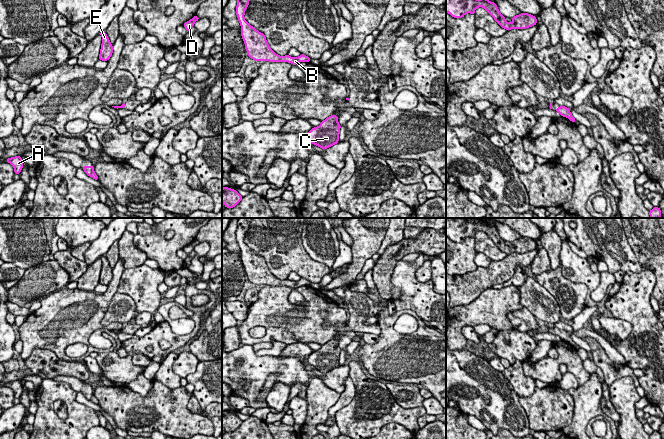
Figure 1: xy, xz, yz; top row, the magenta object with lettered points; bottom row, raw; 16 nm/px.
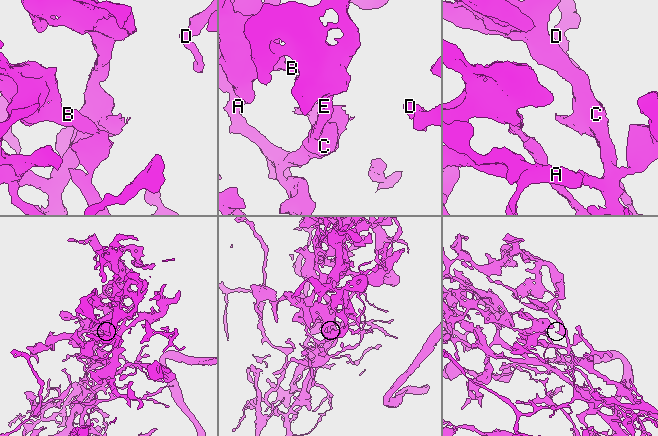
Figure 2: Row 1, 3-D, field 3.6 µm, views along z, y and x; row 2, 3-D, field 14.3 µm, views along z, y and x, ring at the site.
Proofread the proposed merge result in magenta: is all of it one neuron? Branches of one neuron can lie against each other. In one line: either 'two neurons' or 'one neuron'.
one neuron

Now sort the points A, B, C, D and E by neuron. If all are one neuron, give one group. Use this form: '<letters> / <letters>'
A B C D E

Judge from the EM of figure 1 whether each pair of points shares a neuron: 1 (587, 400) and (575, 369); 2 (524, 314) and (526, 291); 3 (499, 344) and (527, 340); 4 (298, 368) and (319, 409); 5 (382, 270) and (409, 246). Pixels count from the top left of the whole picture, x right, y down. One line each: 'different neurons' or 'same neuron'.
1: different neurons
2: different neurons
3: same neuron
4: different neurons
5: same neuron

